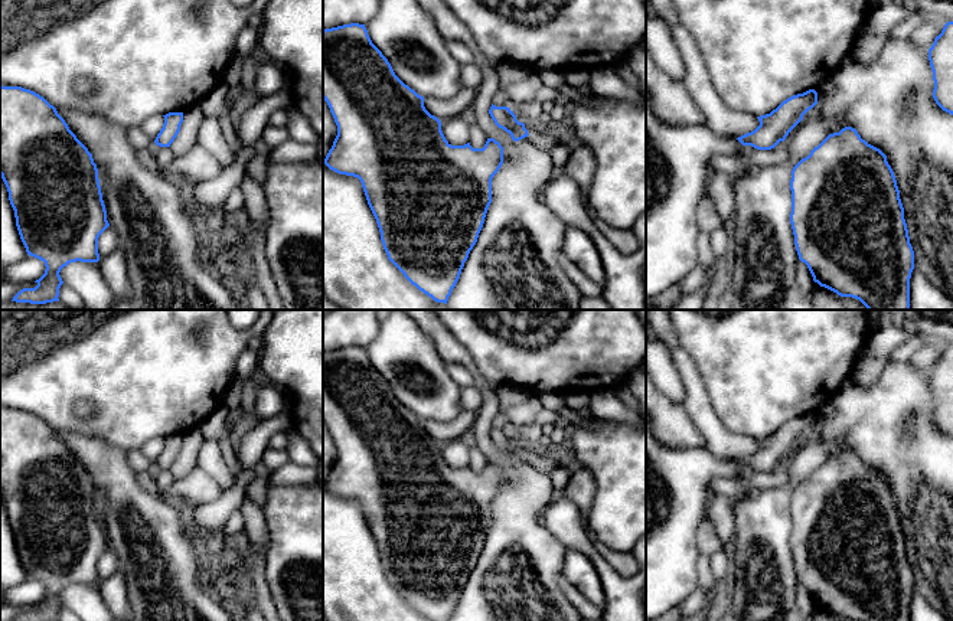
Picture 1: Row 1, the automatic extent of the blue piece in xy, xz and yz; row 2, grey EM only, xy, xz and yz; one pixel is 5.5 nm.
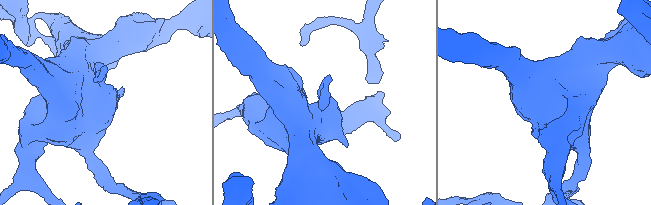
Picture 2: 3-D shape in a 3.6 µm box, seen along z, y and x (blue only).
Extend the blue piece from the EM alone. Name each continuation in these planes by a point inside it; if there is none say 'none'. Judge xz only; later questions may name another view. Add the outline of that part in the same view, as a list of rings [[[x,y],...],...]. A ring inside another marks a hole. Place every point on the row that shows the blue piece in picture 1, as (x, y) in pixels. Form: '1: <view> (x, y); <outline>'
none

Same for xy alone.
none

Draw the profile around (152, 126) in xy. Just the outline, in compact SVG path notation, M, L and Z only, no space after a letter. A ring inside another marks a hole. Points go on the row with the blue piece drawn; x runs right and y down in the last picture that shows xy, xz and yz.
M151 115L140 125L140 128L147 137L156 140L157 134L163 128L163 124L164 124L163 115Z

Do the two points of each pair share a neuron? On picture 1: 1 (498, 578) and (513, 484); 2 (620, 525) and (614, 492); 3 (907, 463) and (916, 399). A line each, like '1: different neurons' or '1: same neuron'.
1: same neuron
2: same neuron
3: same neuron

